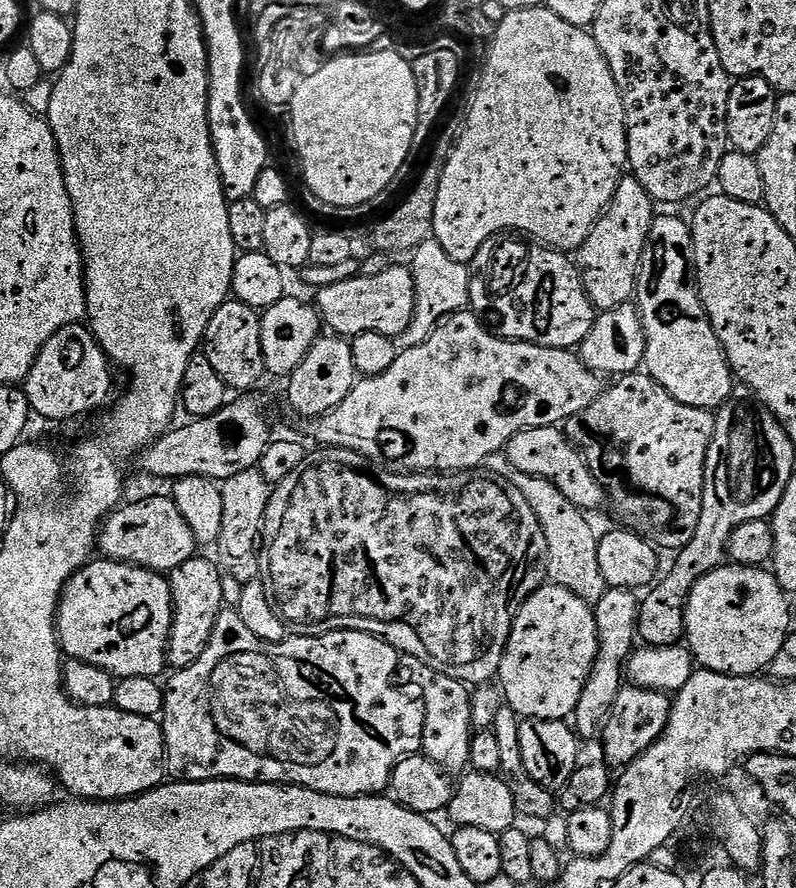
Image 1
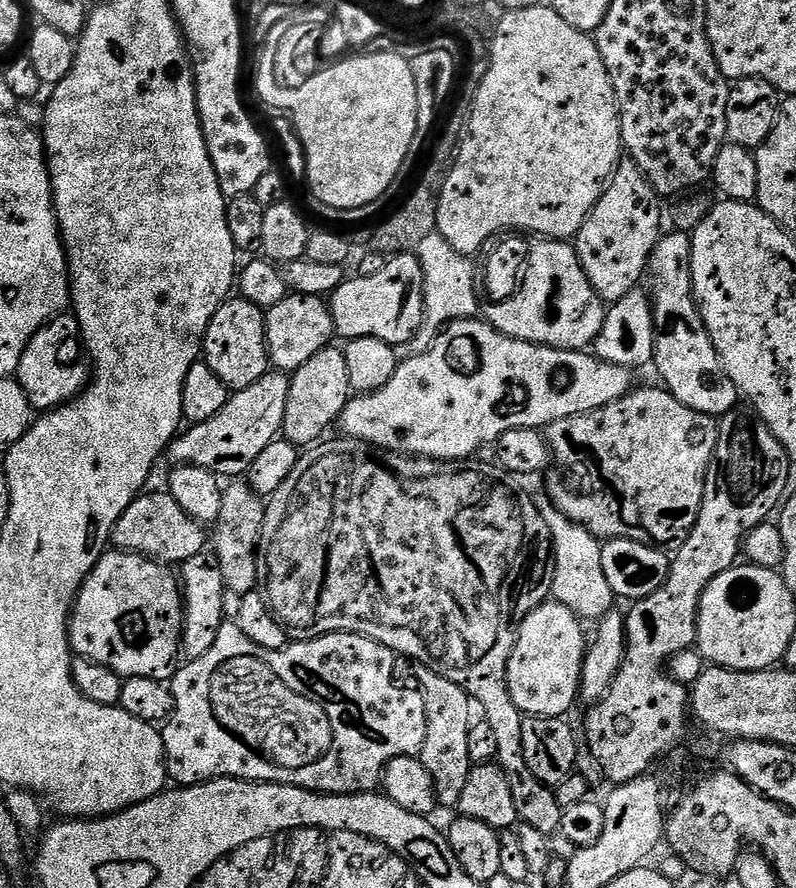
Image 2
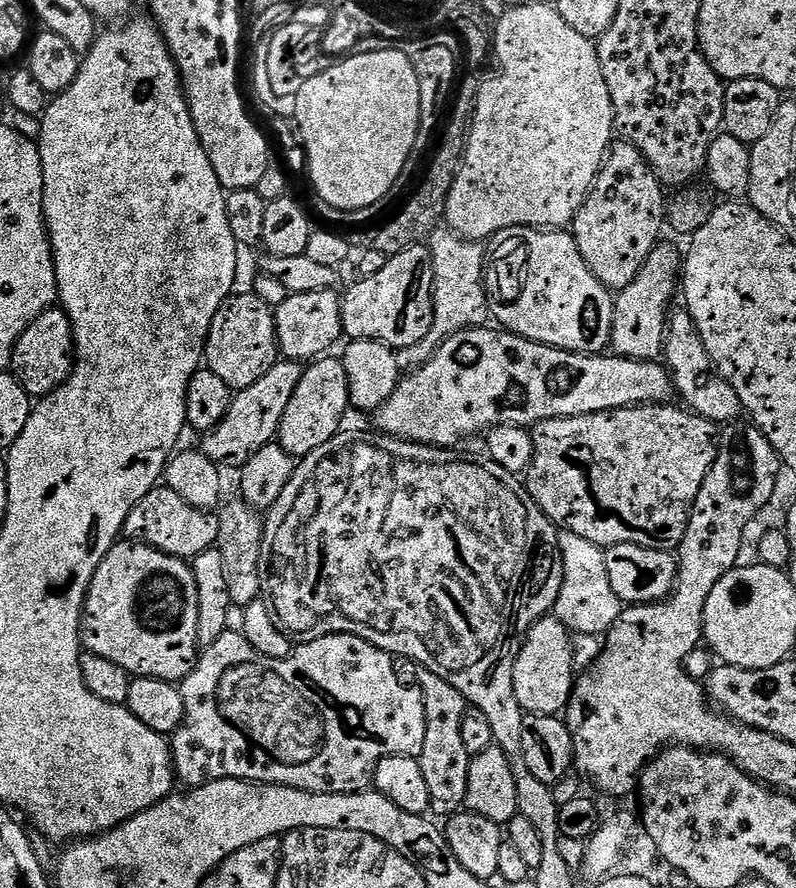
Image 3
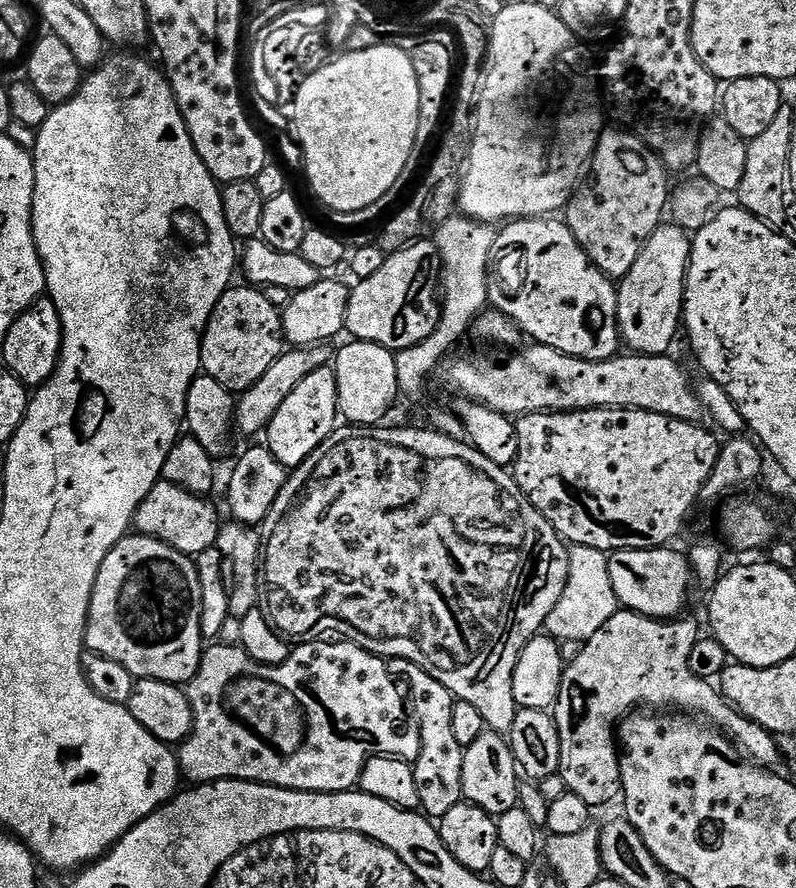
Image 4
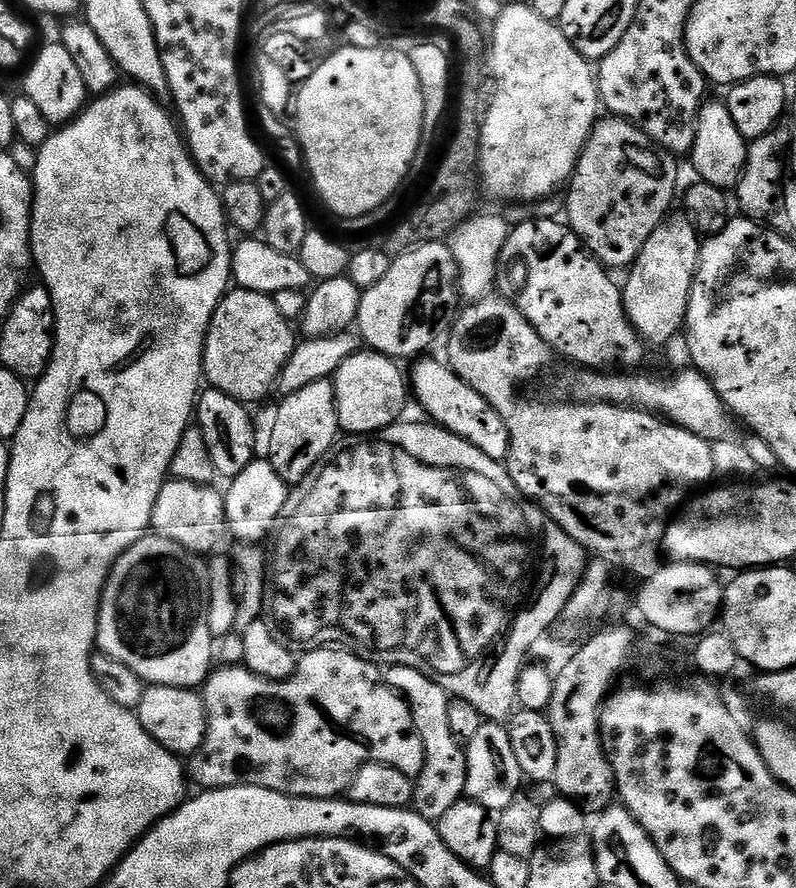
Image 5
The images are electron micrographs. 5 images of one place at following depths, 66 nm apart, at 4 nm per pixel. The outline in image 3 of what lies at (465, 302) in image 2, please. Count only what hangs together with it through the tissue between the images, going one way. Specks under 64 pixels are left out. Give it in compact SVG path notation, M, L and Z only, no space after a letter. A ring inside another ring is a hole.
M446 226L438 227L431 233L426 247L431 254L432 304L435 306L435 318L432 320L430 333L426 334L422 342L395 351L395 361L402 372L420 368L444 344L446 338L453 334L468 328L483 327L487 323L485 316L488 310L490 312L483 284L485 247L479 241L468 241Z

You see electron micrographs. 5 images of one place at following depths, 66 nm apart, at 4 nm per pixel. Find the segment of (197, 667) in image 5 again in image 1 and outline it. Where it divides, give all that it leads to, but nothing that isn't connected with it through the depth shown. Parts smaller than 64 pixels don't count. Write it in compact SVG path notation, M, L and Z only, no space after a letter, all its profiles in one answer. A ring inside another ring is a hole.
M96 558L84 565L68 581L64 592L60 595L60 608L56 611L56 635L60 637L60 647L65 657L90 662L90 666L98 666L106 670L111 676L123 678L126 676L159 677L160 671L168 664L168 639L172 629L172 587L161 573L151 572L148 568L139 568L133 564L123 564L117 560Z

